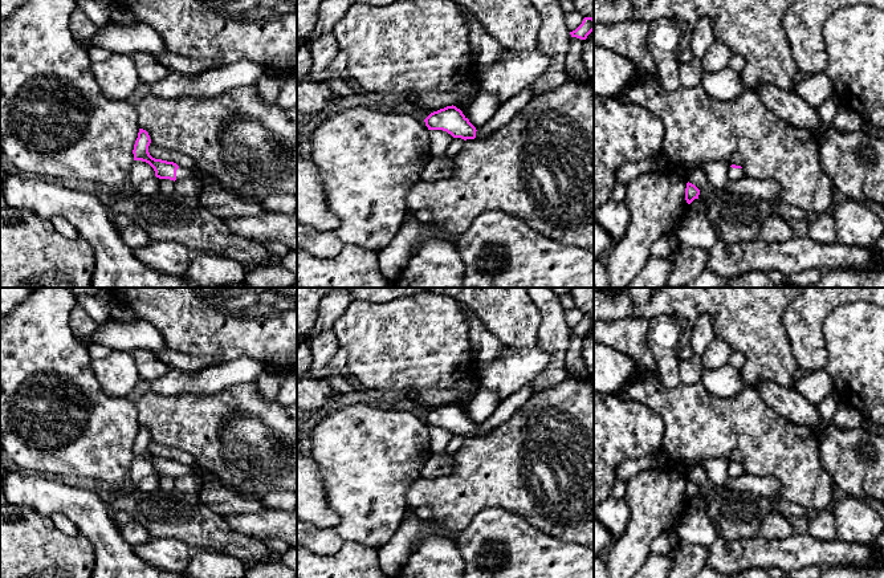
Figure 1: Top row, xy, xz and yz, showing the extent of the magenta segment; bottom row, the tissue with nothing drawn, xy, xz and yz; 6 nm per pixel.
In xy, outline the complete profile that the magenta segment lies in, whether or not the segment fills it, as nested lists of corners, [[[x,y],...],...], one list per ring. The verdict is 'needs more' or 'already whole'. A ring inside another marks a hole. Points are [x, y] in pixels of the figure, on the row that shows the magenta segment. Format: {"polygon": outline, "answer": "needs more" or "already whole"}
{"polygon": [[[139,129],[138,138],[134,144],[134,160],[142,160],[148,163],[154,171],[155,176],[159,179],[184,179],[187,176],[196,176],[199,179],[205,179],[205,175],[200,170],[180,168],[174,162],[167,162],[162,159],[155,159],[148,152],[148,146],[151,143],[150,135],[146,130]]], "answer": "needs more"}

